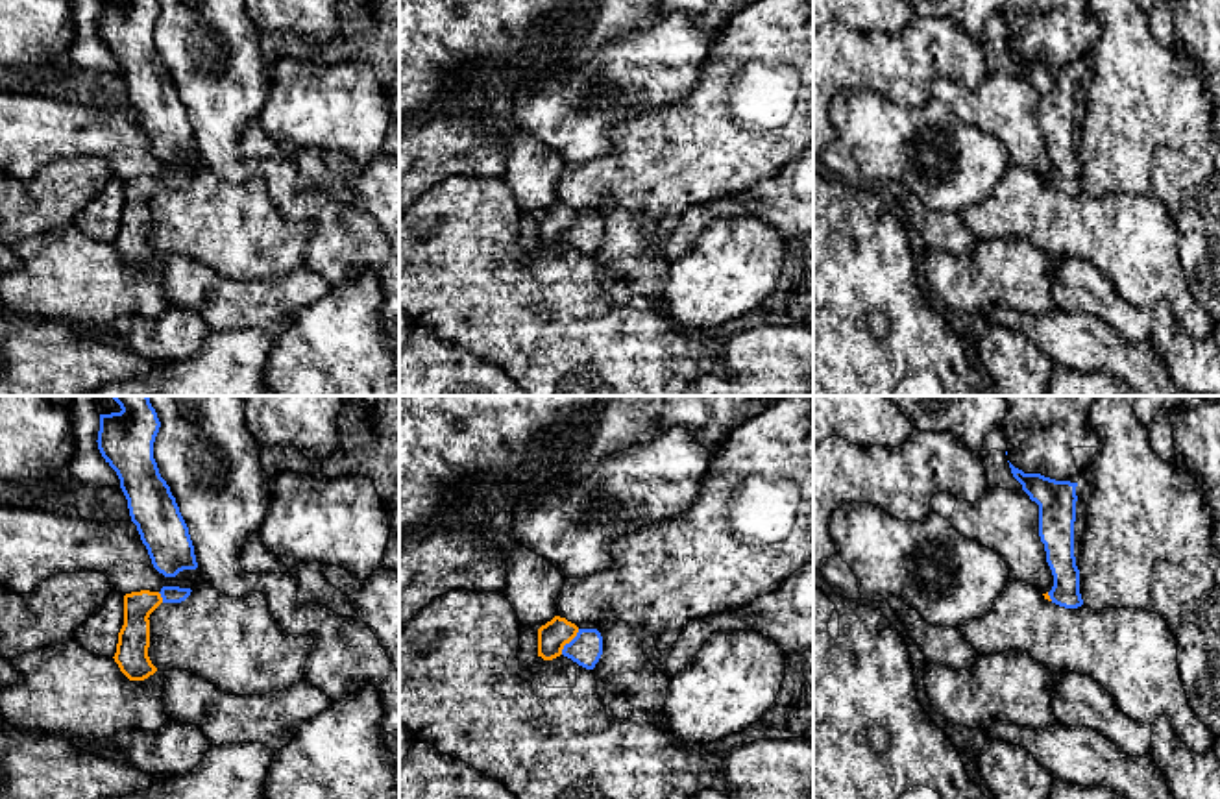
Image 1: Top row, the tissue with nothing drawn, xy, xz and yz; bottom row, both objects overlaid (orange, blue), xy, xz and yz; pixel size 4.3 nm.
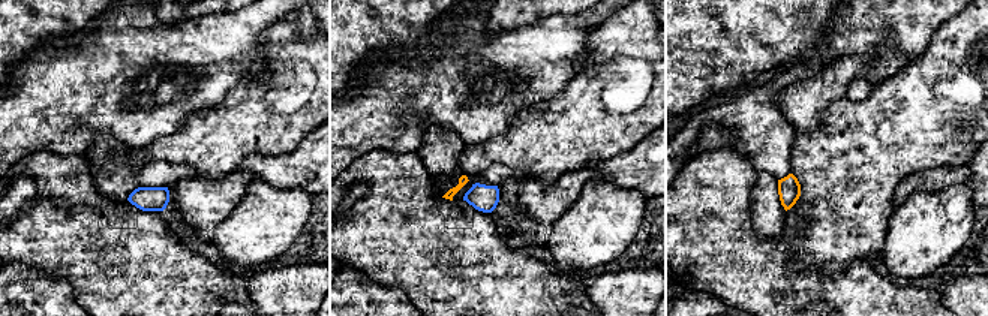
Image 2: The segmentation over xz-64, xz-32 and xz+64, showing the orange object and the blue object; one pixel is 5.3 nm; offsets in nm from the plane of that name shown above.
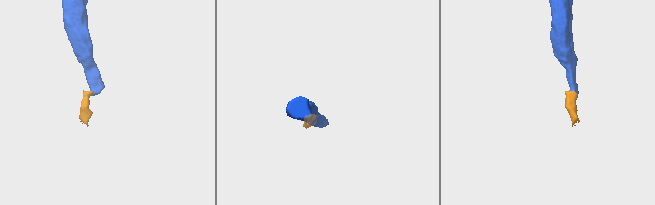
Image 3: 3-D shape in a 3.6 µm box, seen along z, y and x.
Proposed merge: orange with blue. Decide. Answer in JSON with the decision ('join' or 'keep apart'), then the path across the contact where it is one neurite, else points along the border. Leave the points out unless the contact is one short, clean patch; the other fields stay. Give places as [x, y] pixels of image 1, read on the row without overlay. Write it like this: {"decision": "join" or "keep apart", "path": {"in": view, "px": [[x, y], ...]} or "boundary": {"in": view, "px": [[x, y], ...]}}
{"decision": "join", "path": {"in": "xz", "px": [[551, 222], [568, 228], [586, 233]]}}

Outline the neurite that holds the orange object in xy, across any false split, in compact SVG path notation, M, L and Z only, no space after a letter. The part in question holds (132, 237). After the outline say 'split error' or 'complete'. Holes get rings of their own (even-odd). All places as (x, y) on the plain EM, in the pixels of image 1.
M163 172L159 178L140 176L124 181L124 211L113 244L129 266L144 266L157 257L148 242L150 200L161 189L185 187L190 178L190 174Z; split error

